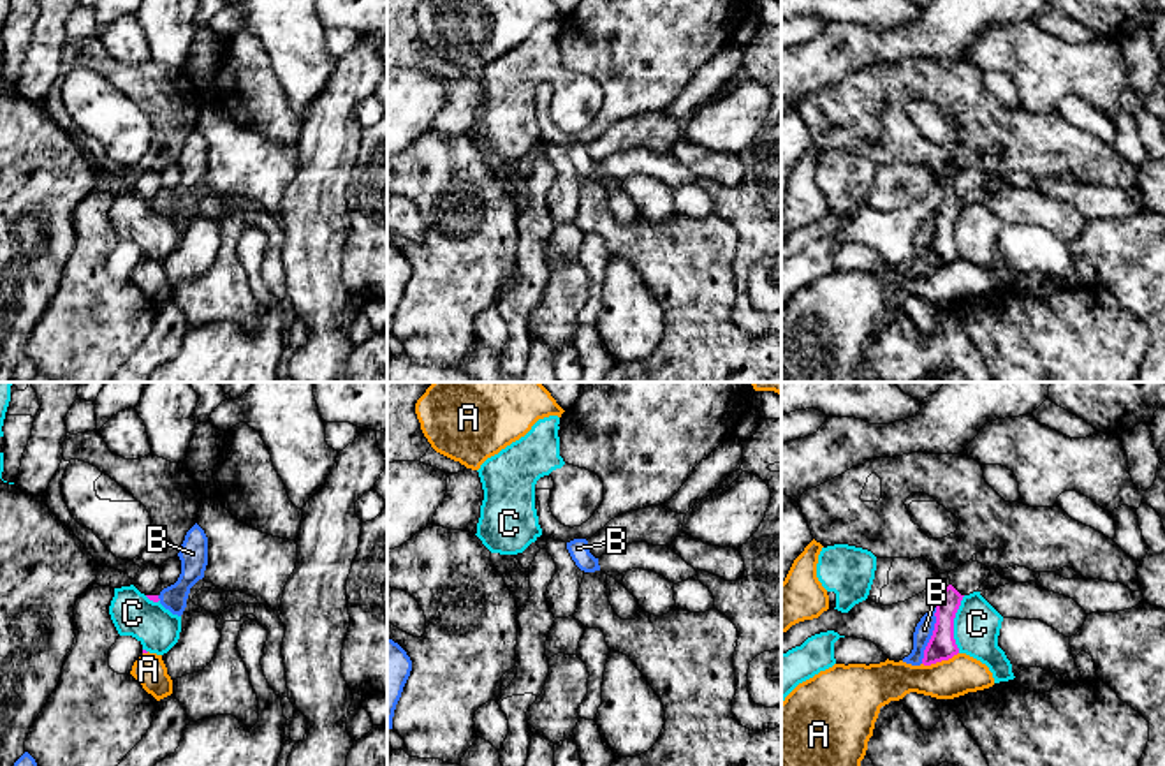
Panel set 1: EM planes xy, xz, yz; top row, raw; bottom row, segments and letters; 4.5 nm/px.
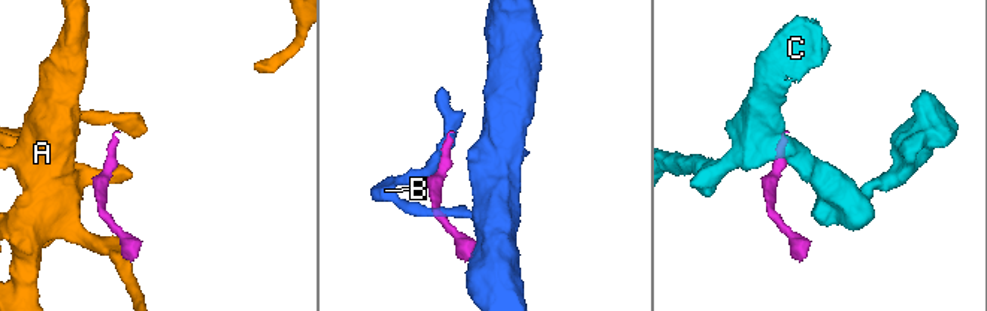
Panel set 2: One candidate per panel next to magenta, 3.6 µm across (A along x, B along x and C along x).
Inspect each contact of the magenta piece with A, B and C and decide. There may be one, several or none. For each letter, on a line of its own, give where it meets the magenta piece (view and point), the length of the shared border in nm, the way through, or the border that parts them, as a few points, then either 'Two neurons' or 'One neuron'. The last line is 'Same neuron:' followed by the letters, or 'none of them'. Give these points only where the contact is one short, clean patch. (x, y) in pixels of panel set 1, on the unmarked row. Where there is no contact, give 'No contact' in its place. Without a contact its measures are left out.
A: Touches magenta at yz (940, 266). Shared border 180 nm. Two neurons
B: Touches magenta at yz (931, 242). Shared border 260 nm. Two neurons
C: Touches magenta at yz (952, 229). Shared border 260 nm. Boundary: yz (965, 201), (954, 224), (958, 257). Two neurons
Same neuron: none of them

